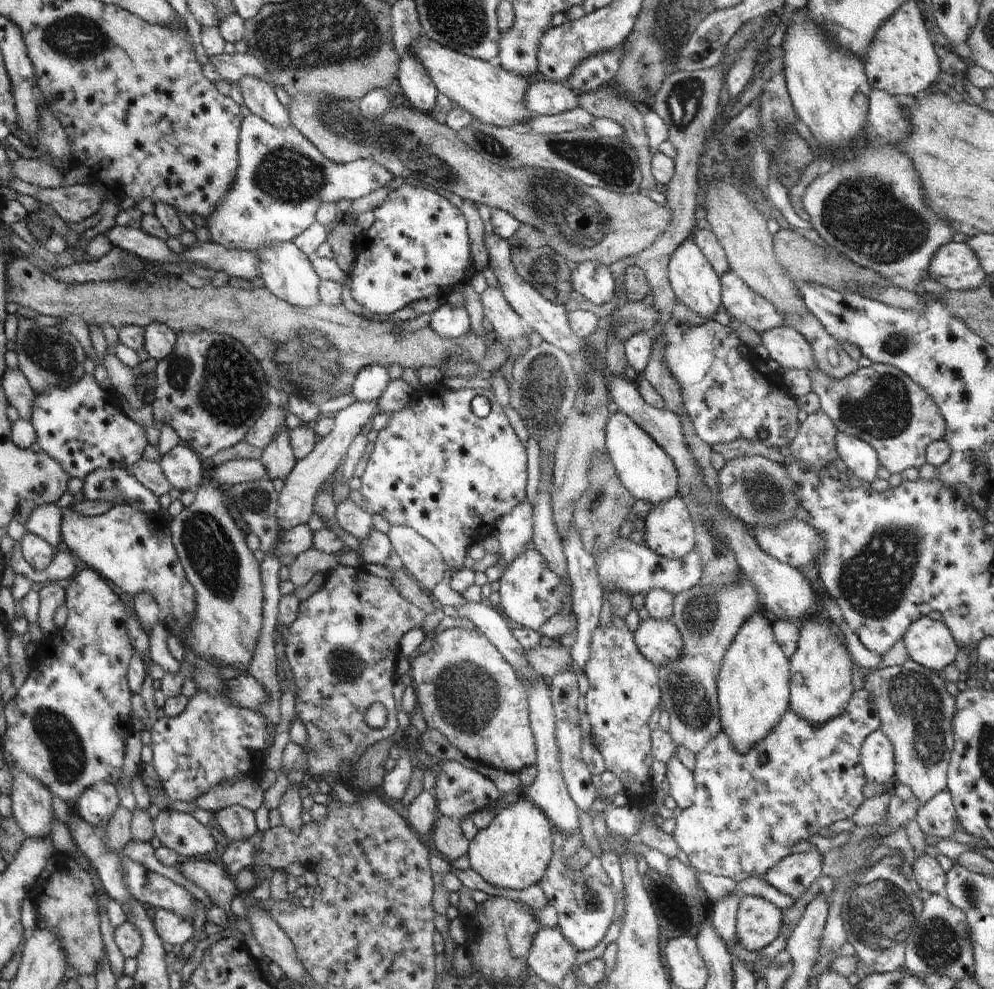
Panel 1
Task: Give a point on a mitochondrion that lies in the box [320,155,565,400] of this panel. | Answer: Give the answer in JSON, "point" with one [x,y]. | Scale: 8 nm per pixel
{"point":[546,267]}

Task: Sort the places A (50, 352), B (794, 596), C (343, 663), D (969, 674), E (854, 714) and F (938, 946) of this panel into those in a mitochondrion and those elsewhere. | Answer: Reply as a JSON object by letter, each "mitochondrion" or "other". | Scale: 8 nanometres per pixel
{"A":"mitochondrion","B":"other","C":"mitochondrion","D":"other","E":"other","F":"mitochondrion"}

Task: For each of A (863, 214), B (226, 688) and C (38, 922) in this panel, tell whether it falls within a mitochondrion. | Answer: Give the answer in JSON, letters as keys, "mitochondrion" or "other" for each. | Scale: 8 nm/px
{"A":"mitochondrion","B":"other","C":"other"}

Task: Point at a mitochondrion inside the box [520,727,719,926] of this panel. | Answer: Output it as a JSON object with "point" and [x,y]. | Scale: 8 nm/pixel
{"point":[592,899]}

